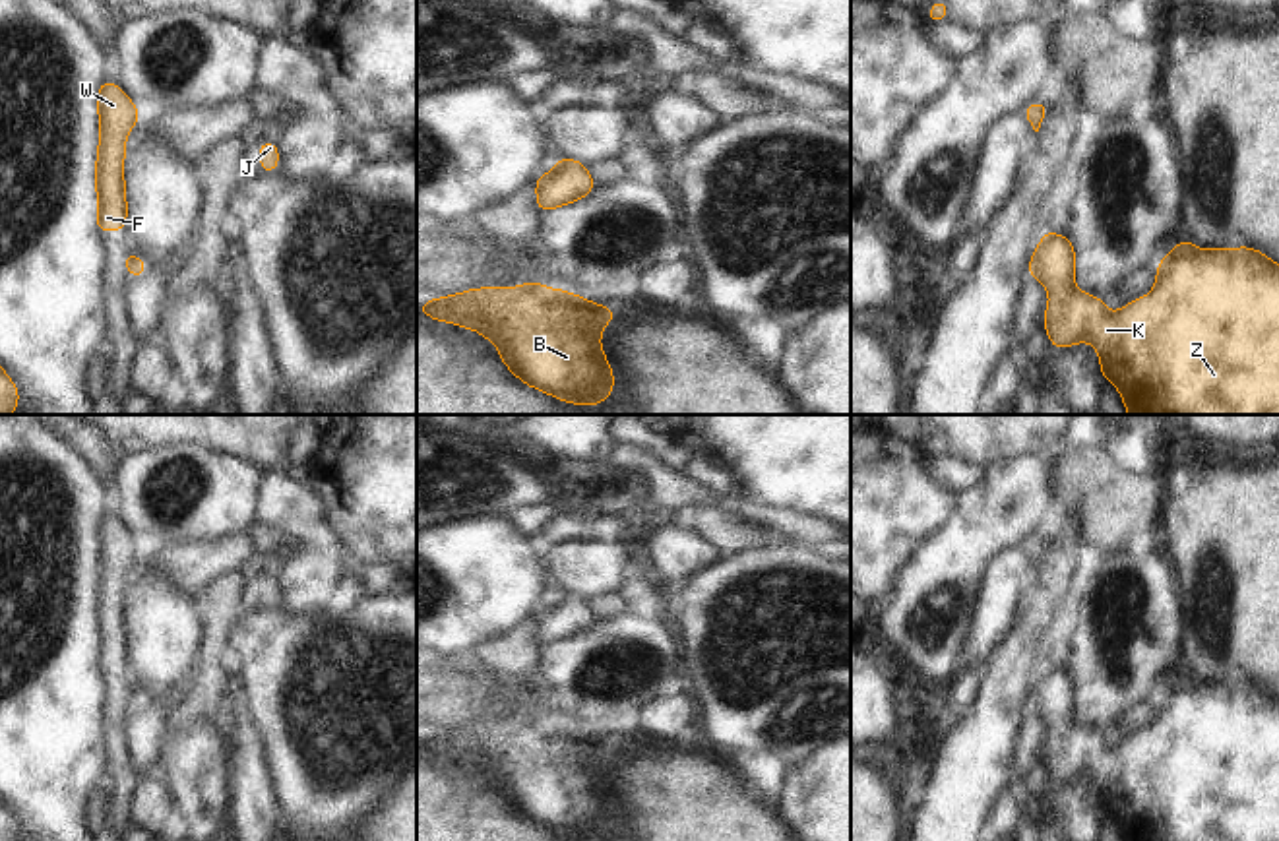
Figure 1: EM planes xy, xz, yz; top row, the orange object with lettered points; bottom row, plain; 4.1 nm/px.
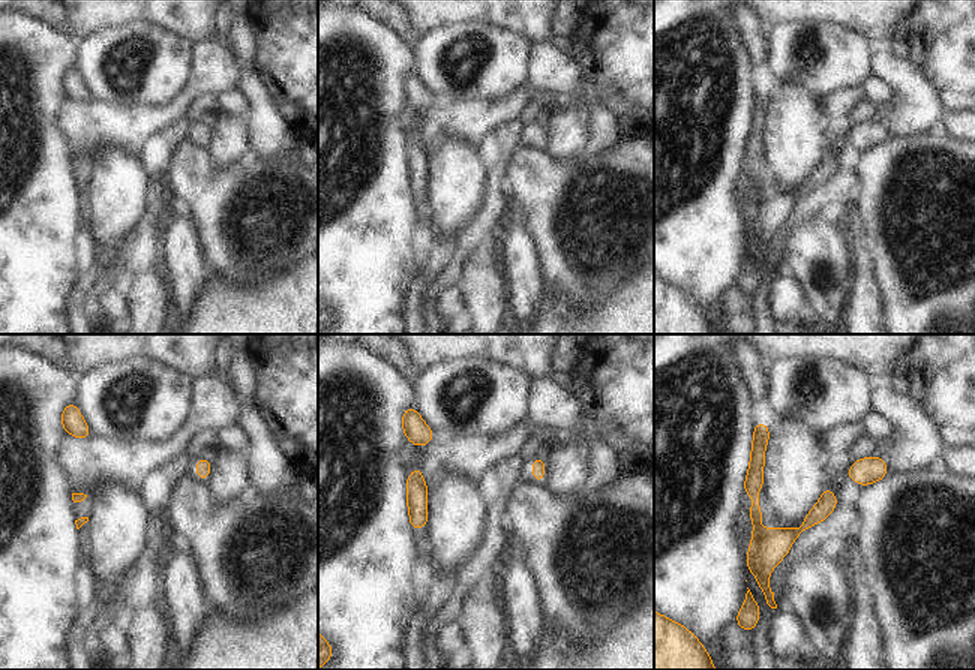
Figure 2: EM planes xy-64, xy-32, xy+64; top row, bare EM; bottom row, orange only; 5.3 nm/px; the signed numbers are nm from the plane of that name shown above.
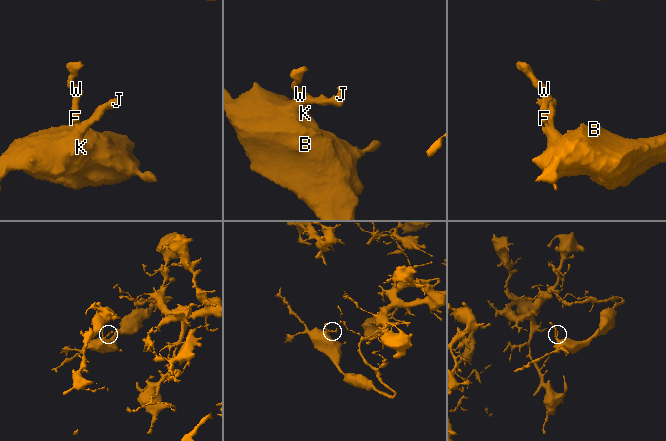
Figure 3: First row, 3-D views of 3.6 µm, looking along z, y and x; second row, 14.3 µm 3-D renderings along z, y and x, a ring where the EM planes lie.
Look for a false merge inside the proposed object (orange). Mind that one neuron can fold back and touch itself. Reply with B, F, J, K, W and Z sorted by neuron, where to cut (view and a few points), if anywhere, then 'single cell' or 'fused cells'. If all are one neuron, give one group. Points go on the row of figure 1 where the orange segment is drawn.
B J K Z / F W; cut in xz along (566, 159), (557, 169); fused cells

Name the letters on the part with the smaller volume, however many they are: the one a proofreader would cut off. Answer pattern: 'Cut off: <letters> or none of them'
Cut off: F, W

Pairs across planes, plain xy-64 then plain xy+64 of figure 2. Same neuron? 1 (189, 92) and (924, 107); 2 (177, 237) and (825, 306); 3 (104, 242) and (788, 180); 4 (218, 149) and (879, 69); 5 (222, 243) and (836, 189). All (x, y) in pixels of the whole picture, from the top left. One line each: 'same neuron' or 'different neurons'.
1: same neuron
2: different neurons
3: same neuron
4: same neuron
5: different neurons

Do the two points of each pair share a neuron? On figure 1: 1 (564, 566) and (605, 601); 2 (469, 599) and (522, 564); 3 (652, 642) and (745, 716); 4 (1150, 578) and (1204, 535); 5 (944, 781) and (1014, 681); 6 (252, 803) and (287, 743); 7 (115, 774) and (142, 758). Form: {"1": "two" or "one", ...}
{"1": "two", "2": "one", "3": "two", "4": "two", "5": "one", "6": "two", "7": "two"}

